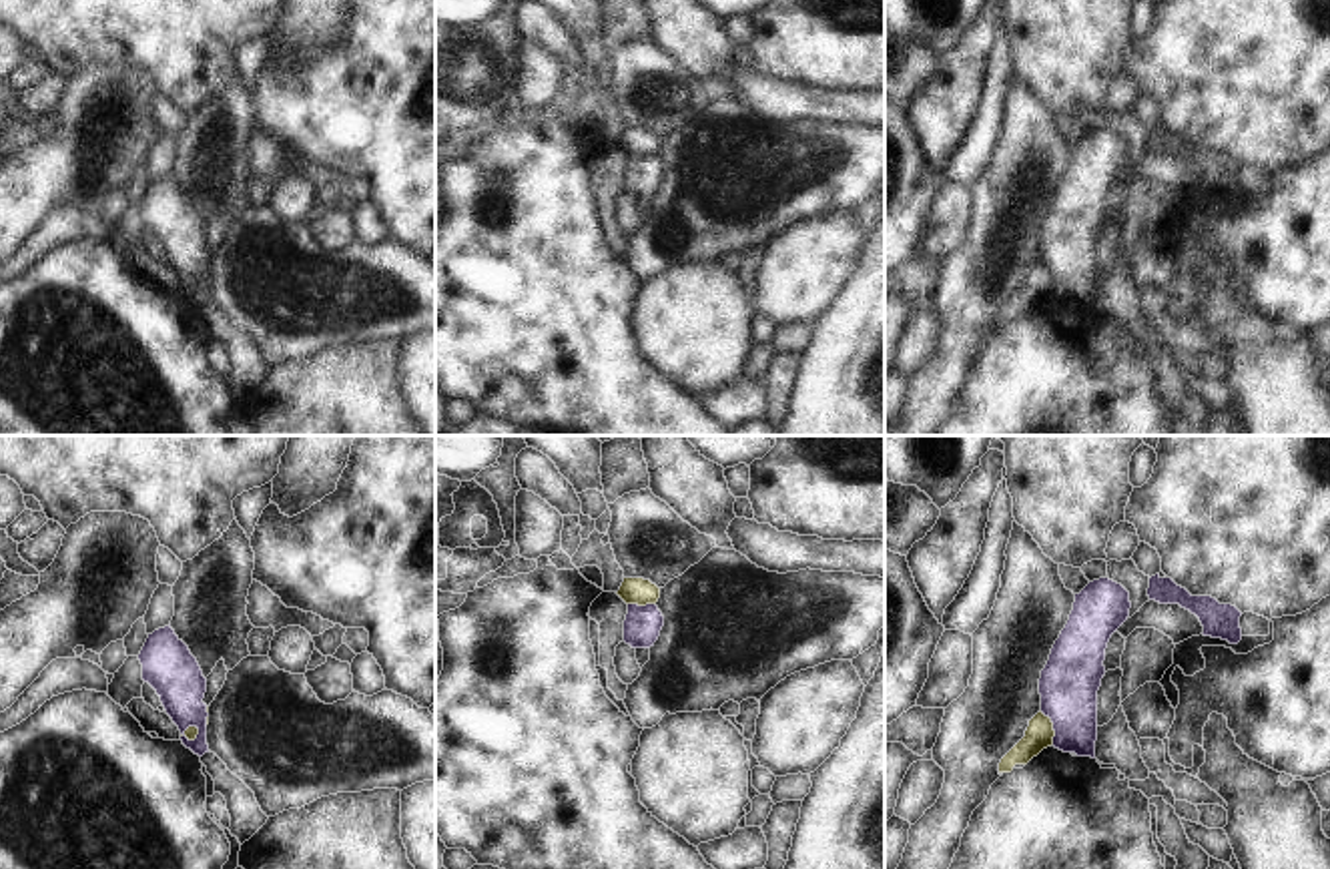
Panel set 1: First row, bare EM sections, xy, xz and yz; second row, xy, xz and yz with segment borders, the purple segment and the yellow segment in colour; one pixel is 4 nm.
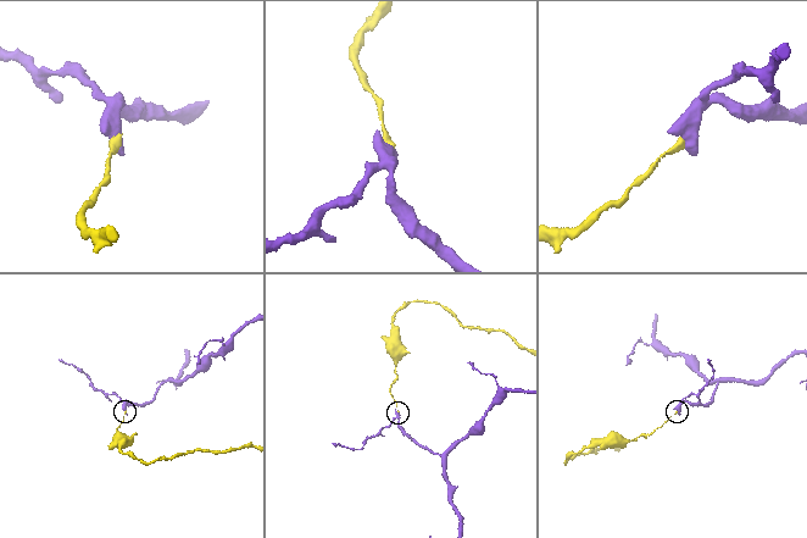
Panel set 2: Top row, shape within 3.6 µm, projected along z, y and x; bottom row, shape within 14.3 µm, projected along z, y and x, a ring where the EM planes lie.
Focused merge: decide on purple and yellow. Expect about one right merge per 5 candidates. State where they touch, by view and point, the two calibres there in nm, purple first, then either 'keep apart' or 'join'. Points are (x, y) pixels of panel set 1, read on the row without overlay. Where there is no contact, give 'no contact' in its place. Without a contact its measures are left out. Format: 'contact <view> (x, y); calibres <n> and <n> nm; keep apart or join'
contact yz (1054, 277); calibres 240 and 120 nm; keep apart

